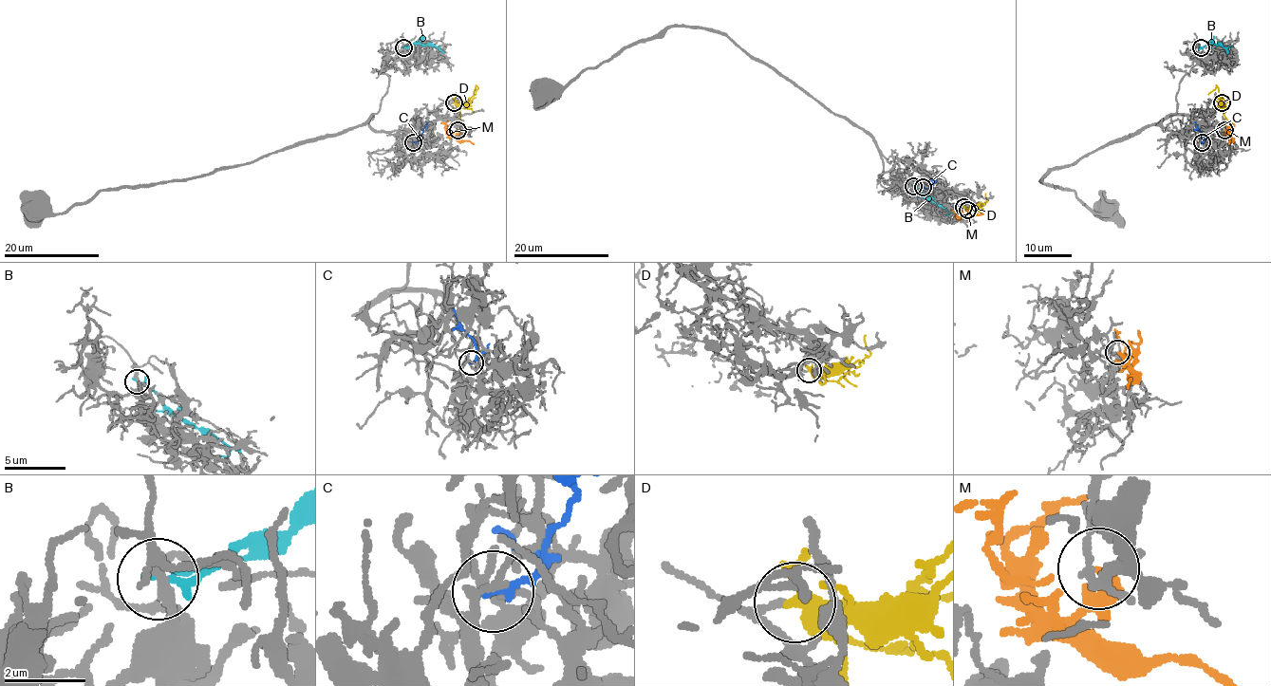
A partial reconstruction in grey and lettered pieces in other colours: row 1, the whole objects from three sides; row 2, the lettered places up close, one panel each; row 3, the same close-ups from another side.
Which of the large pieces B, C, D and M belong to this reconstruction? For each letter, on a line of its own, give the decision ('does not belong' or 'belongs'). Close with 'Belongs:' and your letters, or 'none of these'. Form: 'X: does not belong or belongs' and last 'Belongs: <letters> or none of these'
B: does not belong
C: does not belong
D: does not belong
M: belongs
Belongs: M

